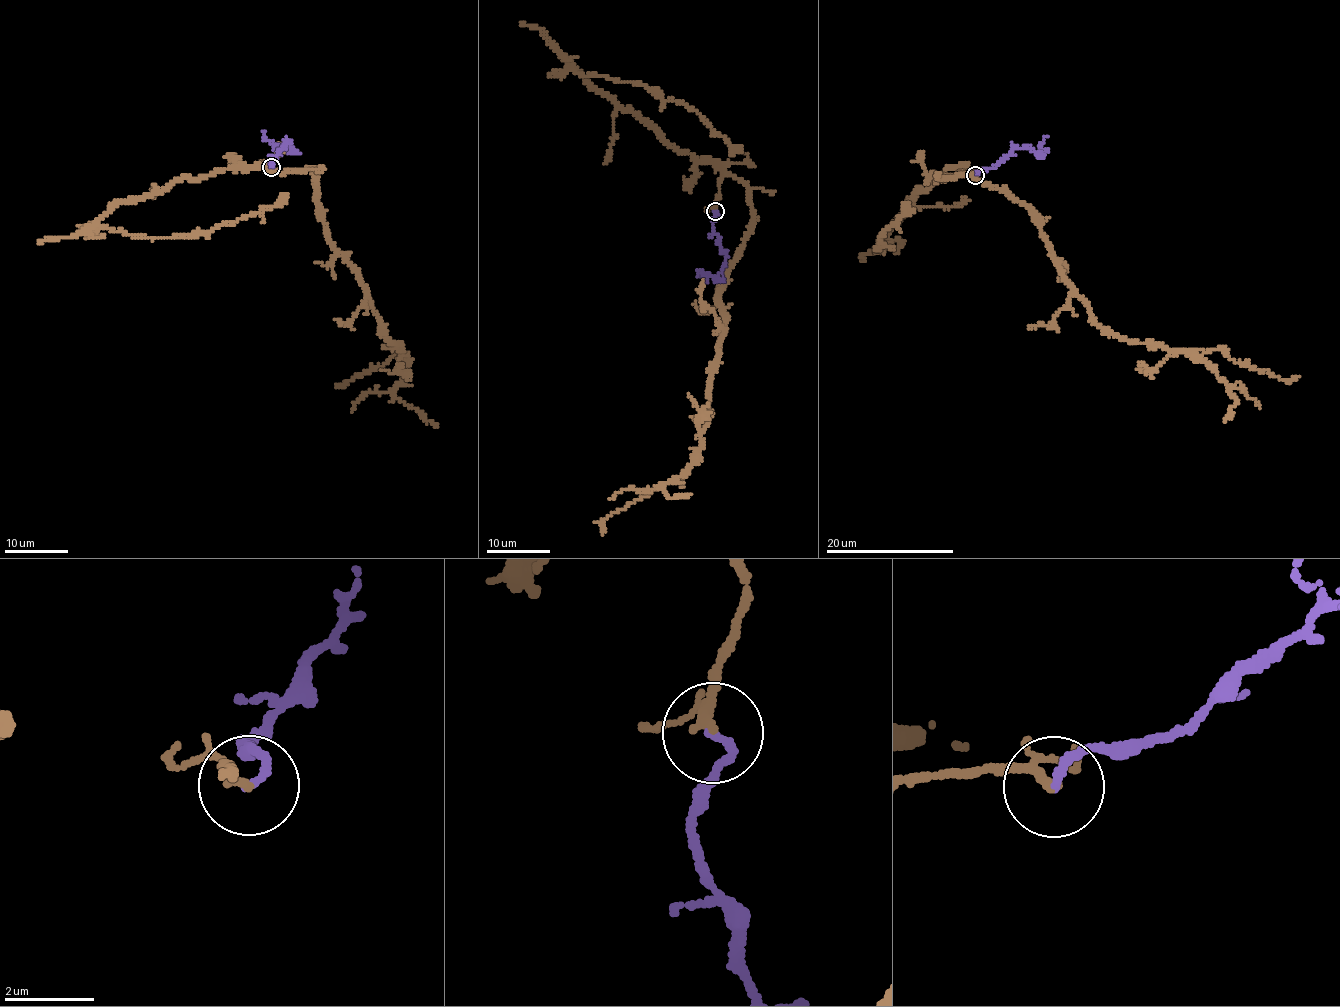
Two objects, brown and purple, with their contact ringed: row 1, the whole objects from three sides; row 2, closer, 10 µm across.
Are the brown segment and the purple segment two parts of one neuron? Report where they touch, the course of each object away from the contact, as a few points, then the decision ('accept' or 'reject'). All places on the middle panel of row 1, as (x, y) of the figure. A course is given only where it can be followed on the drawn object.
(715, 211) | brown via (715, 210), (720, 178), (736, 176), (754, 224), (716, 294), (701, 449), (603, 534) | purple via (715, 210), (718, 213), (713, 230), (726, 262), (717, 275), (700, 270), (697, 275) | accept

